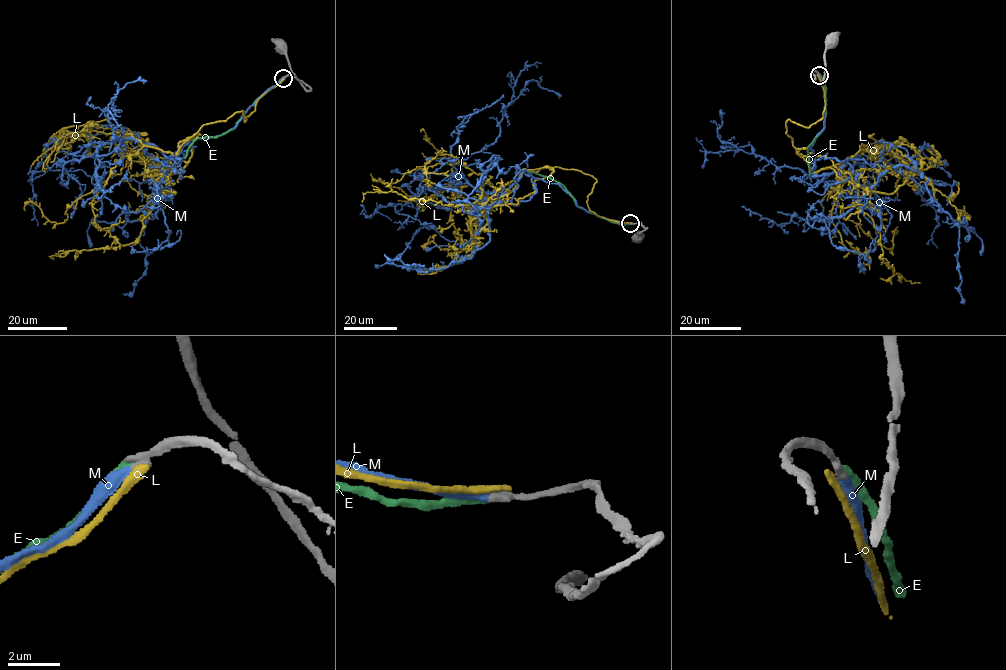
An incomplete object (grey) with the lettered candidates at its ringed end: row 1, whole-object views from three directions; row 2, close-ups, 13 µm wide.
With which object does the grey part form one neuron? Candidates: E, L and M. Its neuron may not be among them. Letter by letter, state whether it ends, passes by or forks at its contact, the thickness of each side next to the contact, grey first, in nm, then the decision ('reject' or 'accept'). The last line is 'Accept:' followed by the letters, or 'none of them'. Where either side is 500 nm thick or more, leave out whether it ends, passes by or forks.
E: it ends; calibres 360 and 300 nm; reject
L: it ends; calibres 360 and 360 nm; reject
M: it ends; calibres 360 and 420 nm; accept
Accept: M

